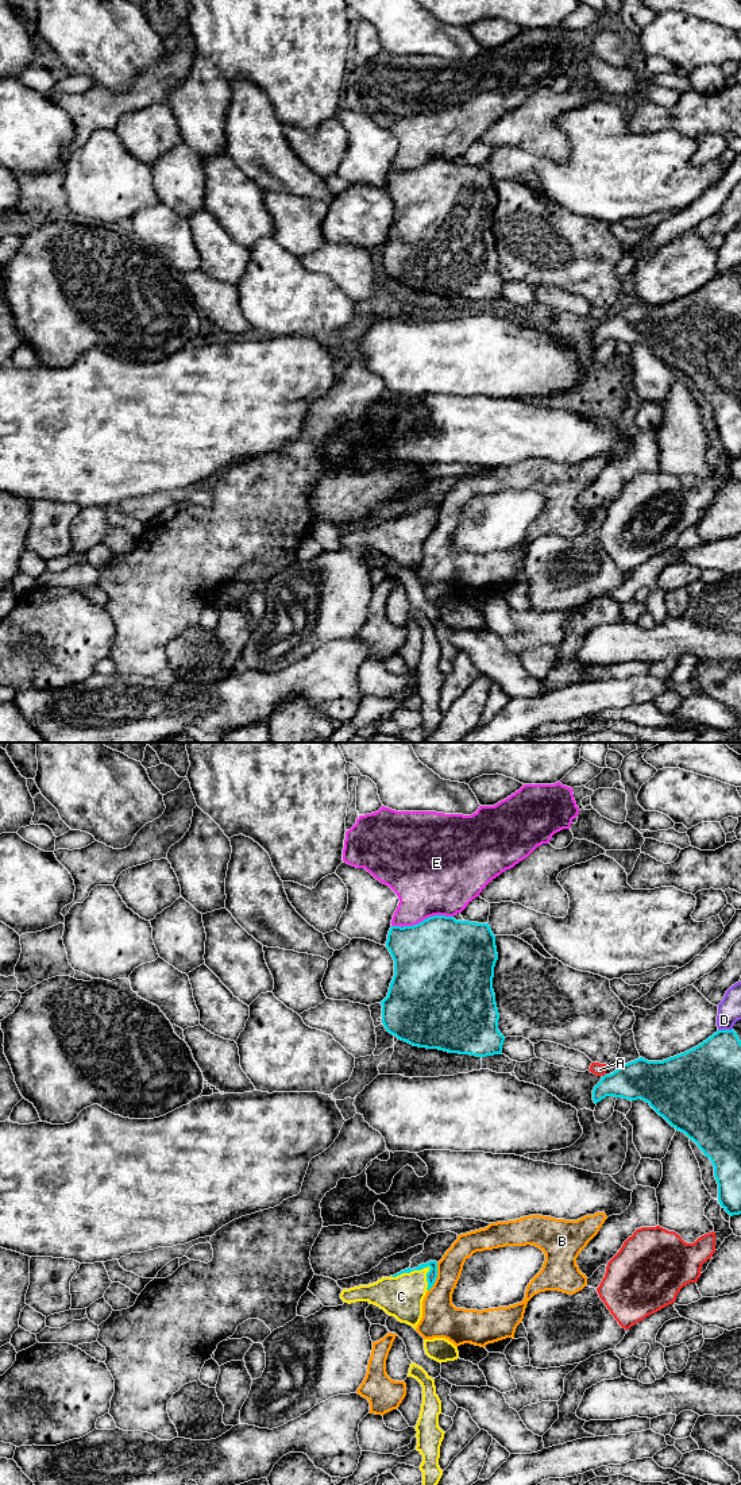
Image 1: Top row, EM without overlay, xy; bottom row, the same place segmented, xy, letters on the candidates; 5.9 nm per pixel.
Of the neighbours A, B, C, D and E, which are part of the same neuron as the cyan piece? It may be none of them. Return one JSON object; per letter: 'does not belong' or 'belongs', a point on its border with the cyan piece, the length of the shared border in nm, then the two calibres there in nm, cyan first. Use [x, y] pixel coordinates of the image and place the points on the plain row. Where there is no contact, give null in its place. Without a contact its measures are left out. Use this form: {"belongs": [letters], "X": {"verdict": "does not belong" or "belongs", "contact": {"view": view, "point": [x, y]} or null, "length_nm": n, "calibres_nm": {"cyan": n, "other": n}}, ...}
{"belongs": ["C"], "A": {"verdict": "does not belong", "contact": {"view": "xy", "point": [605, 319]}, "length_nm": 30, "calibres_nm": {"cyan": 240, "other": 80}}, "B": {"verdict": "does not belong", "contact": {"view": "xy", "point": [436, 521]}, "length_nm": 190, "calibres_nm": {"cyan": 60, "other": 220}}, "C": {"verdict": "belongs", "contact": {"view": "xy", "point": [410, 515]}, "length_nm": 260, "calibres_nm": {"cyan": 60, "other": 240}}, "D": {"verdict": "does not belong", "contact": {"view": "xy", "point": [725, 274]}, "length_nm": 90, "calibres_nm": {"cyan": 340, "other": 140}}, "E": {"verdict": "does not belong", "contact": {"view": "xy", "point": [423, 165]}, "length_nm": 380, "calibres_nm": {"cyan": 500, "other": 420}}}

